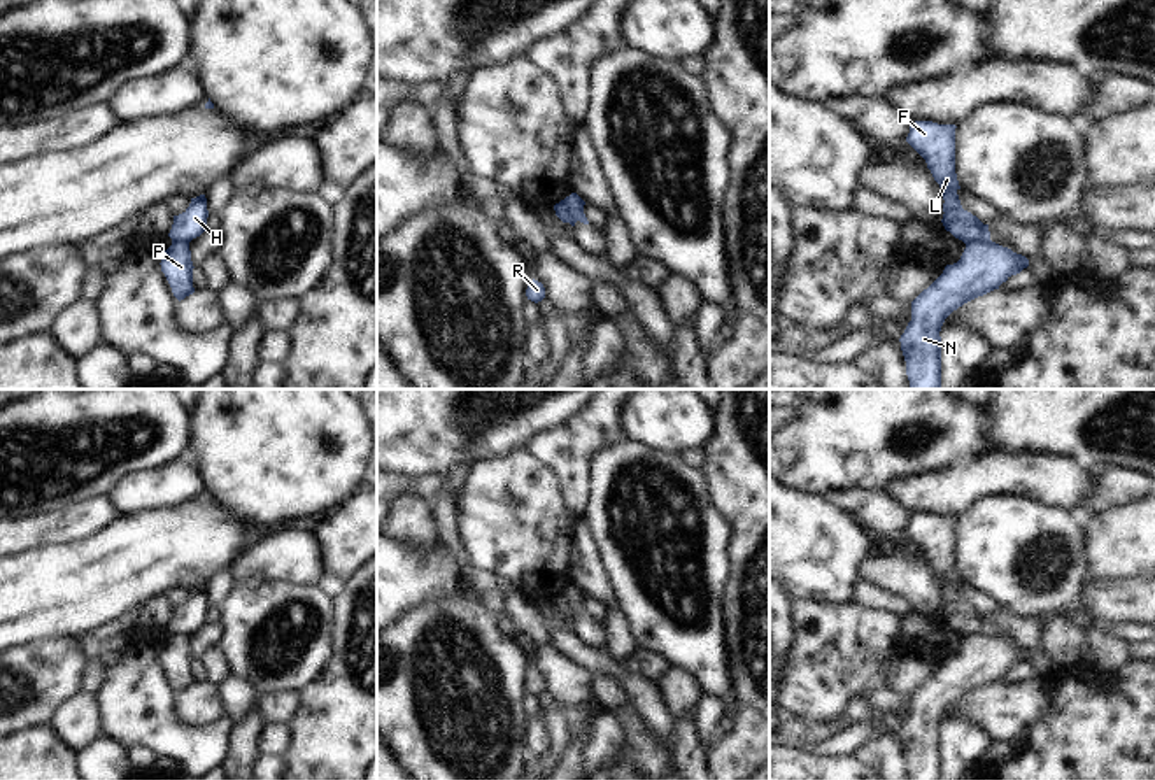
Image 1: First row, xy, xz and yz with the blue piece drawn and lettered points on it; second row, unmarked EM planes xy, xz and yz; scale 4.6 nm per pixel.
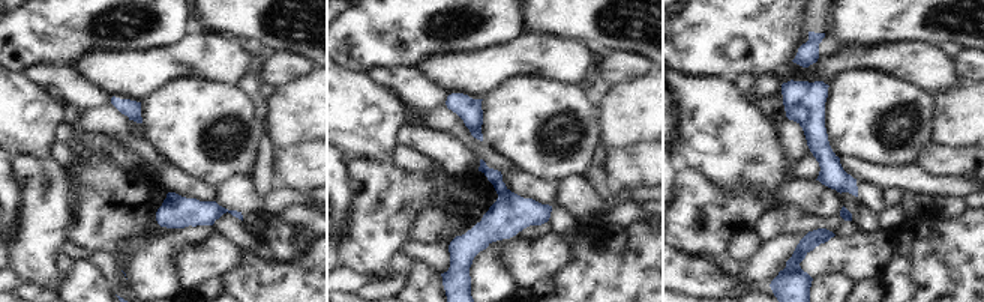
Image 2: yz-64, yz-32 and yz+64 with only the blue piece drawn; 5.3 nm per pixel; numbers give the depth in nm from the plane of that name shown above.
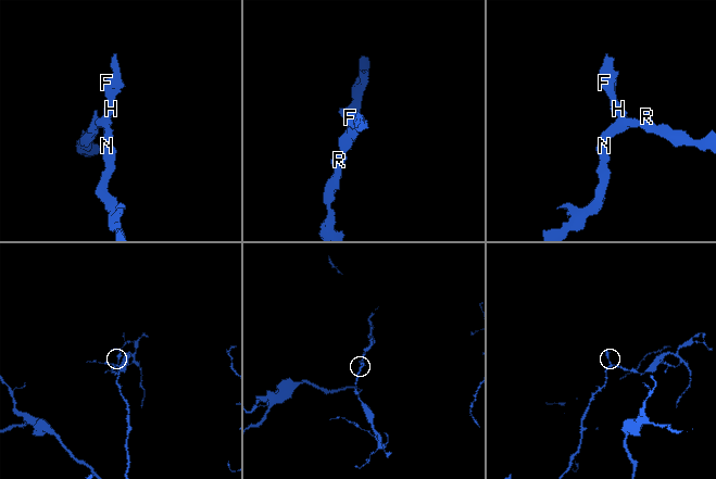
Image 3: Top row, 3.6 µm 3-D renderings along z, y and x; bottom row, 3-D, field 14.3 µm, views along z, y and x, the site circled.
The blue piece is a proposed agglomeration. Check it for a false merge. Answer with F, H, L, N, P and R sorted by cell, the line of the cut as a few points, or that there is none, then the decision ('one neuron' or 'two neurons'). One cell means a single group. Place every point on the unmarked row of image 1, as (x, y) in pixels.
F H L / N P R; cut in yz along (989, 631), (966, 637); two neurons

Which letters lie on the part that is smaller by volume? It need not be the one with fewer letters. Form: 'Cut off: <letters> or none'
Cut off: F, H, L

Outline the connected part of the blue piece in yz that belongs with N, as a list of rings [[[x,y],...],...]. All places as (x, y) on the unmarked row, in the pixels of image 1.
[[[992,633],[966,636],[960,652],[911,694],[911,713],[901,727],[910,780],[941,780],[941,719],[964,696],[999,682],[1029,652]]]

